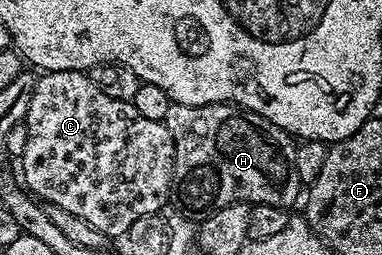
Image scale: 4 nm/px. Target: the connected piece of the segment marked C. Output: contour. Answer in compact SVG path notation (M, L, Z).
M43 72L35 80L30 112L24 123L28 127L28 147L24 147L20 165L25 188L39 202L64 207L64 211L88 219L106 238L125 238L132 223L158 215L170 201L174 144L168 127L156 119L144 119L133 101L104 95L85 72Z

